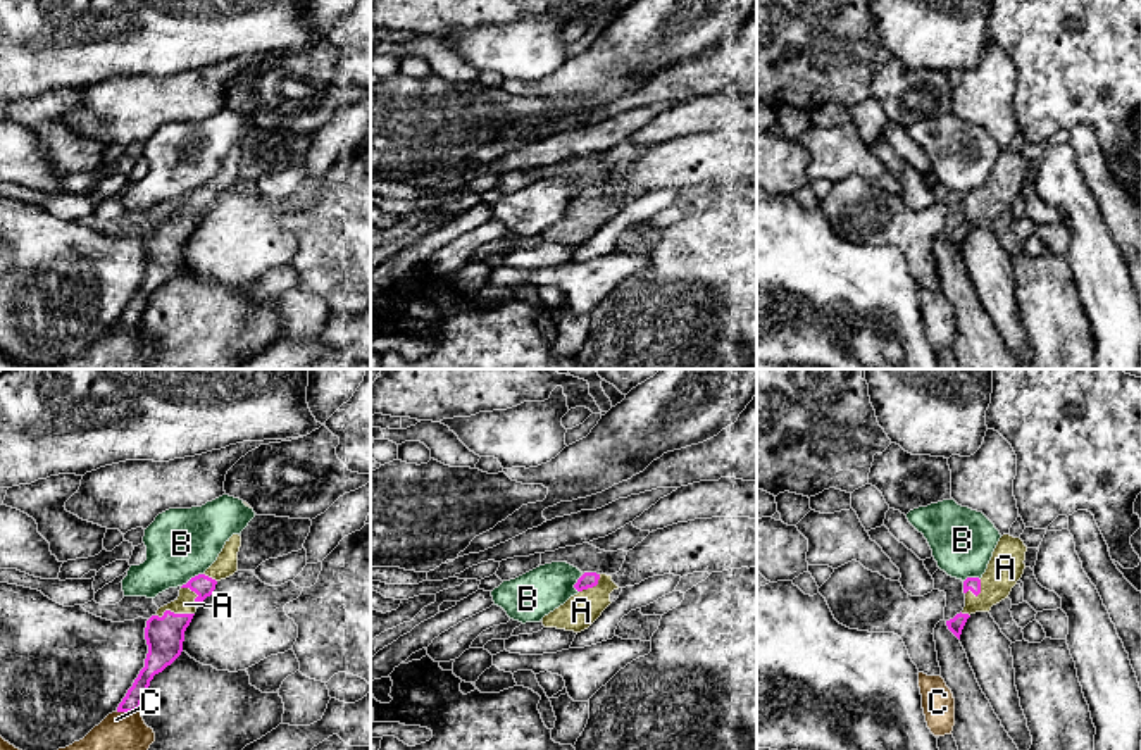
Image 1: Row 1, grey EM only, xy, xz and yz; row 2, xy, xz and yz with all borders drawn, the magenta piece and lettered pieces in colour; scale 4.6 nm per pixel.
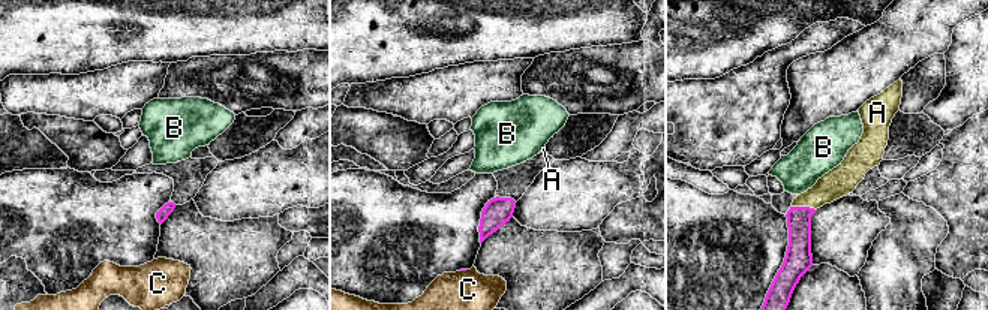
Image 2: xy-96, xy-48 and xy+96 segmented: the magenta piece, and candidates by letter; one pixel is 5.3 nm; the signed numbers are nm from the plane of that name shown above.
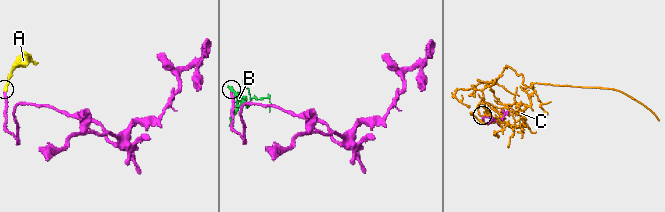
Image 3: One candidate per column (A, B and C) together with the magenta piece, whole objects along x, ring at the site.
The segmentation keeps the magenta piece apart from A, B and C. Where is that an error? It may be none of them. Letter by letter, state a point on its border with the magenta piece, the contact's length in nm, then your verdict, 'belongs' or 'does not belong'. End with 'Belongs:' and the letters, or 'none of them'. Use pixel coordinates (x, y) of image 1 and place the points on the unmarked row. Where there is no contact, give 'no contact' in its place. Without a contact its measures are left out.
A: xy (174, 228) | 180 nm | belongs
B: xy (192, 192) | 120 nm | does not belong
C: xy (126, 324) | 110 nm | does not belong
Belongs: A

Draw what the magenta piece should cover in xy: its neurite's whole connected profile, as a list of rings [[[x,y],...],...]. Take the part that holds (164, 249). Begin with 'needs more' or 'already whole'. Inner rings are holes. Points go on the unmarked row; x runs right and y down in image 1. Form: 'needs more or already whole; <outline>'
needs more; [[[233,148],[226,155],[217,174],[203,188],[198,188],[183,198],[179,210],[160,221],[157,228],[147,234],[145,253],[148,267],[145,281],[119,317],[117,326],[138,324],[153,290],[162,286],[181,269],[184,245],[196,226],[196,219],[214,207],[215,198],[221,193],[226,193],[238,184],[240,160],[241,150]]]

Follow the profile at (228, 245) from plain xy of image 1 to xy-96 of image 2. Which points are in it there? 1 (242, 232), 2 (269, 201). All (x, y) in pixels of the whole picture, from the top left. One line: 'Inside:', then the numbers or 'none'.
Inside: 2

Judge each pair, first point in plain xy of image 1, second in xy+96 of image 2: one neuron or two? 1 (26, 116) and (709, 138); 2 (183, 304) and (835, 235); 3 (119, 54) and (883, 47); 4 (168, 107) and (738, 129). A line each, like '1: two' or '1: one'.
1: one
2: two
3: two
4: two

